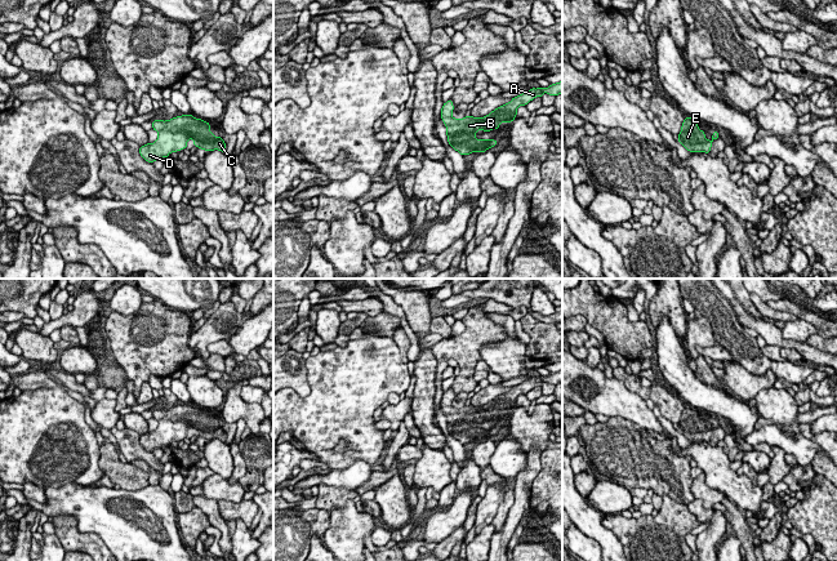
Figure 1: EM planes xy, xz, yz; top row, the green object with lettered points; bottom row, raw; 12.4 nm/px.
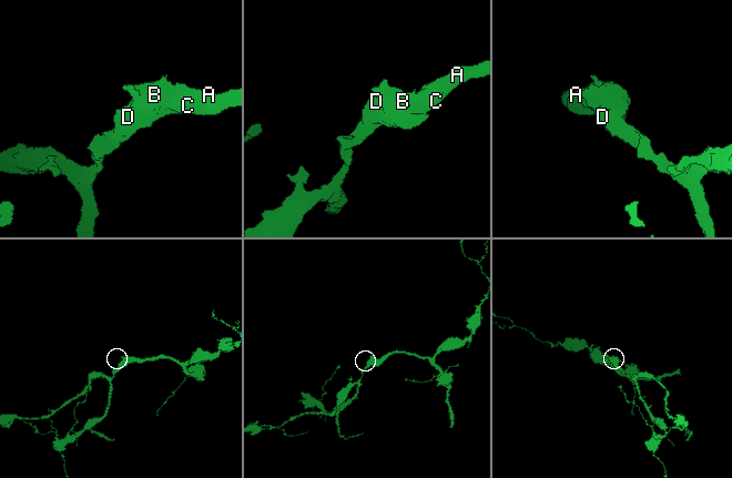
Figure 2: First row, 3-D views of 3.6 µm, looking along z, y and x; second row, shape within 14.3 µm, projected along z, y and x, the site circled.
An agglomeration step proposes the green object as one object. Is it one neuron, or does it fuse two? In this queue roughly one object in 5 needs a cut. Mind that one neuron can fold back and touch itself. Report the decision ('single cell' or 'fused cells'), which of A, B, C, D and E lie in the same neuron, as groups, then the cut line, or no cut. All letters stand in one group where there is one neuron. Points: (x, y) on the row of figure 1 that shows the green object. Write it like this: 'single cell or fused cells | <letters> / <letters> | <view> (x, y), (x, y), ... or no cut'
single cell | A B C D E | no cut

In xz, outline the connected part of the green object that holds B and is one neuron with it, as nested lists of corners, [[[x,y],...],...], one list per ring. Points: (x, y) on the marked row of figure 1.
[[[562,81],[551,84],[548,88],[531,88],[529,92],[513,97],[511,102],[495,108],[484,117],[466,116],[463,119],[454,119],[451,115],[454,110],[453,101],[449,99],[441,108],[441,120],[446,126],[449,144],[463,156],[476,151],[482,153],[490,150],[498,141],[477,139],[475,137],[476,133],[480,129],[484,132],[498,130],[500,123],[512,123],[520,106],[526,106],[537,97],[542,98],[544,93],[555,97],[562,94]]]

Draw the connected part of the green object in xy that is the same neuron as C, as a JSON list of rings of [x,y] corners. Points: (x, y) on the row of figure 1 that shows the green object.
[[[182,115],[170,120],[152,121],[152,129],[157,132],[157,139],[153,143],[141,146],[139,153],[147,161],[169,157],[170,152],[187,148],[187,142],[193,141],[193,146],[208,152],[218,150],[226,152],[227,147],[222,137],[215,137],[210,132],[210,124],[190,115]]]

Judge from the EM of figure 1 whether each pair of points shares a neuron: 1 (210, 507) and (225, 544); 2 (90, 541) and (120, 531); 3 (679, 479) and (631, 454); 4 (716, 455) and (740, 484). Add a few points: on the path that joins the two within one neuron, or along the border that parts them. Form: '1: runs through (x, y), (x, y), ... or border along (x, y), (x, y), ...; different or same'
1: runs through (213, 516), (223, 528), (225, 535); same
2: border along (76, 519), (80, 531), (94, 531), (107, 547); different
3: runs through (667, 473), (642, 454); same
4: runs through (716, 463), (733, 480); same

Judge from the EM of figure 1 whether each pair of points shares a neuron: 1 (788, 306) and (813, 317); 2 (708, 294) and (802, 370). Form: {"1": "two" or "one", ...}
{"1": "one", "2": "one"}

